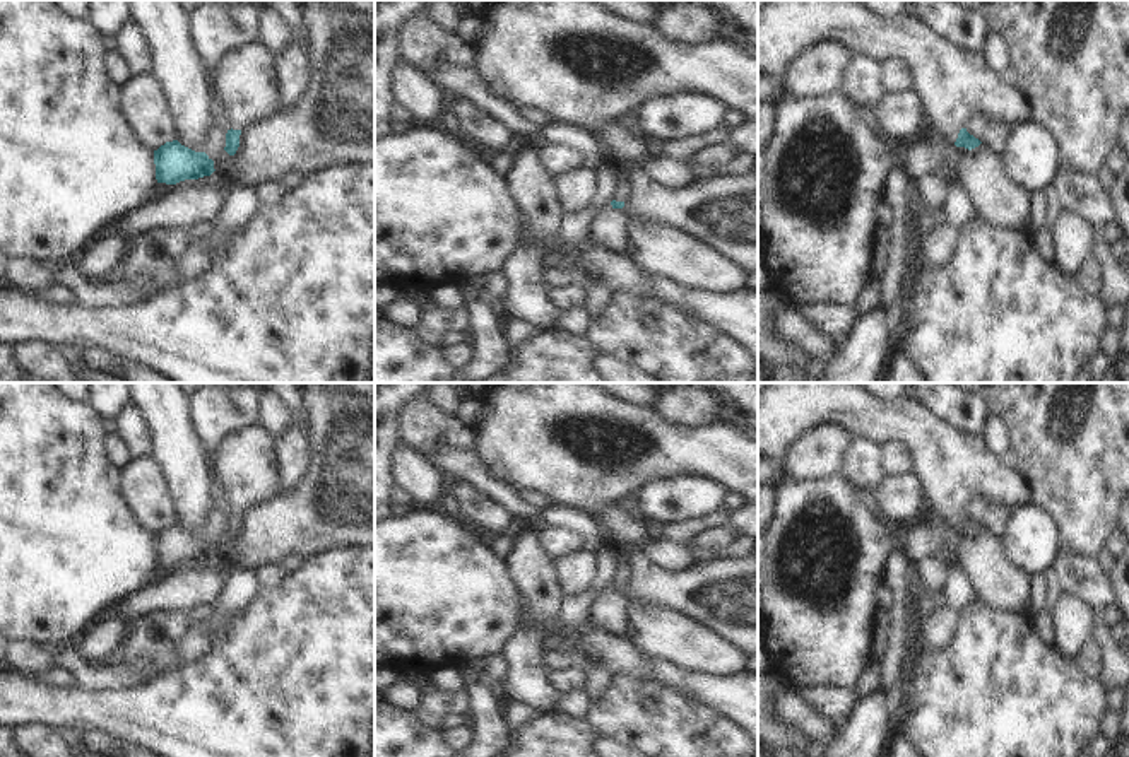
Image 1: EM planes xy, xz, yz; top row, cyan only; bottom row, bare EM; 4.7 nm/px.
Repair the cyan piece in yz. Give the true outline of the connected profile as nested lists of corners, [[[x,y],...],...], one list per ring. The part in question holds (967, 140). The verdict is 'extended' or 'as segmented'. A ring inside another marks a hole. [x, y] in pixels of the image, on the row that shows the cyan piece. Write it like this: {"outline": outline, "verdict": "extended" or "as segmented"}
{"outline": [[[768,0],[758,9],[758,72],[782,77],[806,46],[821,39],[842,41],[852,53],[862,53],[881,62],[890,56],[900,56],[910,67],[912,89],[924,99],[927,125],[934,132],[949,137],[956,147],[972,150],[982,144],[966,132],[966,125],[973,118],[985,116],[992,121],[1006,123],[1011,128],[1031,121],[1031,101],[1028,96],[1008,73],[999,73],[990,68],[980,51],[955,44],[948,38],[934,32],[920,17],[905,12],[903,15],[884,19],[871,12],[859,0]]], "verdict": "extended"}

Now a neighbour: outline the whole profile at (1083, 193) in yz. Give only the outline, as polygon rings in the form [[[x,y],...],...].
[[[1059,167],[1054,185],[1067,212],[1081,214],[1095,227],[1107,227],[1108,222],[1119,222],[1117,208],[1107,198],[1098,176]]]

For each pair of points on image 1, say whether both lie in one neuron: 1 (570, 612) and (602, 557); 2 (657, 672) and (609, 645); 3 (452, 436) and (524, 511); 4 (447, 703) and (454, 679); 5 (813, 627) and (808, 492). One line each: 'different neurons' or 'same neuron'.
1: same neuron
2: same neuron
3: same neuron
4: different neurons
5: same neuron

